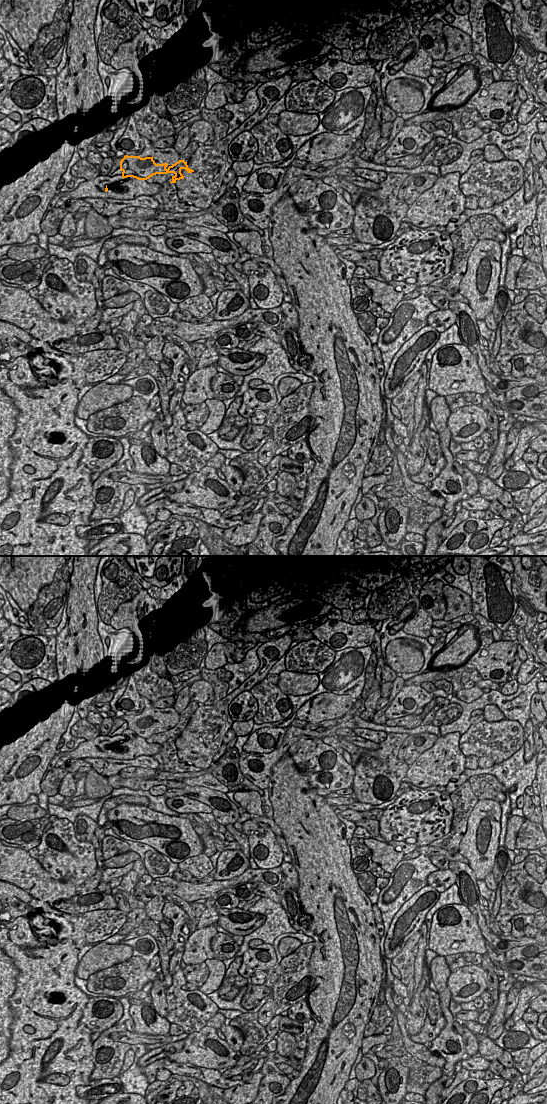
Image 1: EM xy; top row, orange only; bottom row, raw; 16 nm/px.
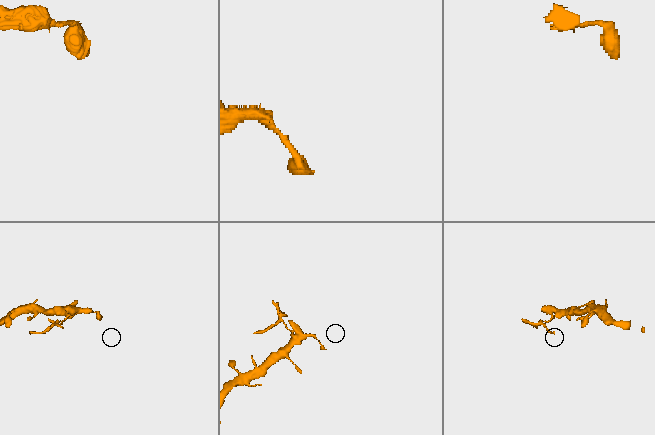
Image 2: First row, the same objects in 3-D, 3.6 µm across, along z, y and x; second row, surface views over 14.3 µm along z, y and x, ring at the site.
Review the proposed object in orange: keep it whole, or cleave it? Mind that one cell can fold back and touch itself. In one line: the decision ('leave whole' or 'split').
split

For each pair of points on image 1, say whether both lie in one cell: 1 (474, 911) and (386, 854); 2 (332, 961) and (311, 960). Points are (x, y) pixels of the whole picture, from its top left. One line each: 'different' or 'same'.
1: different
2: same

